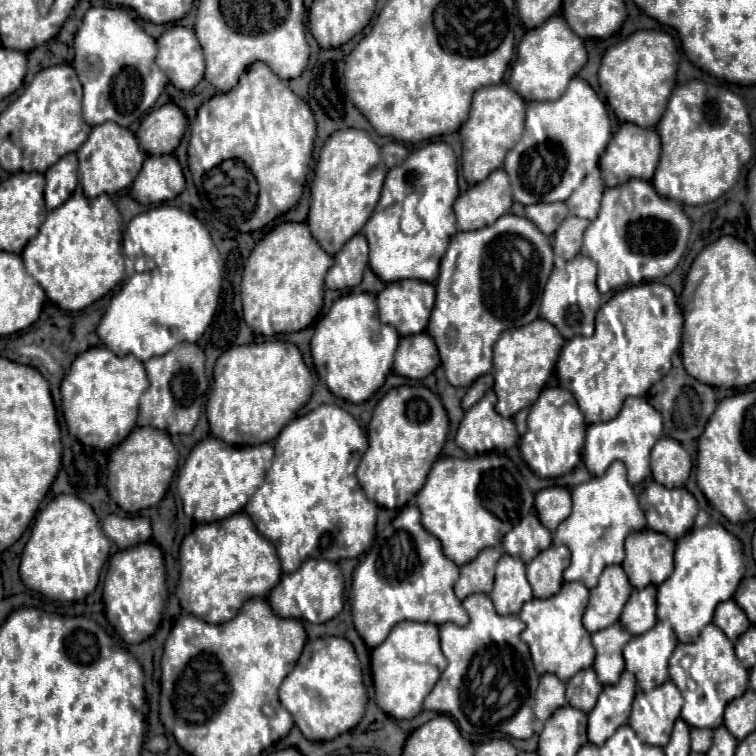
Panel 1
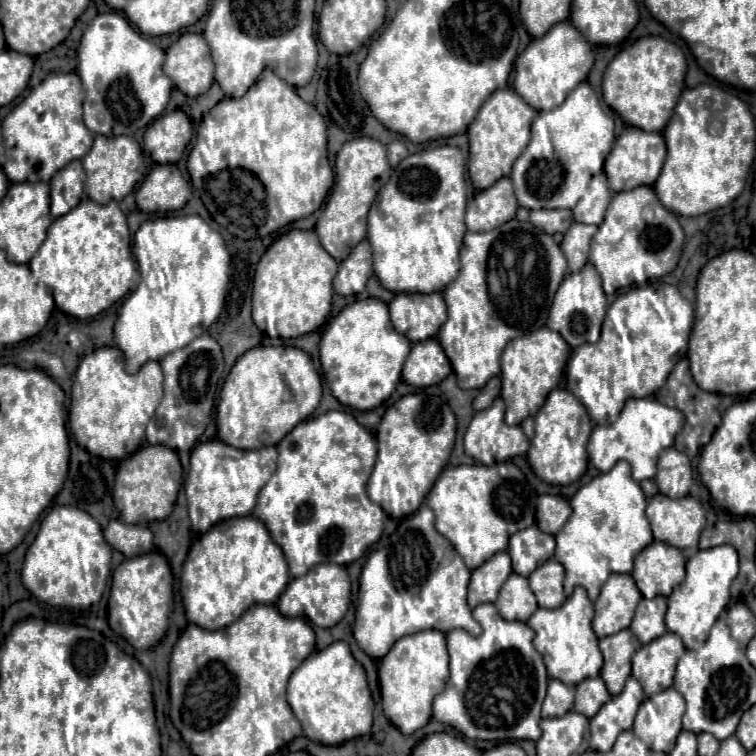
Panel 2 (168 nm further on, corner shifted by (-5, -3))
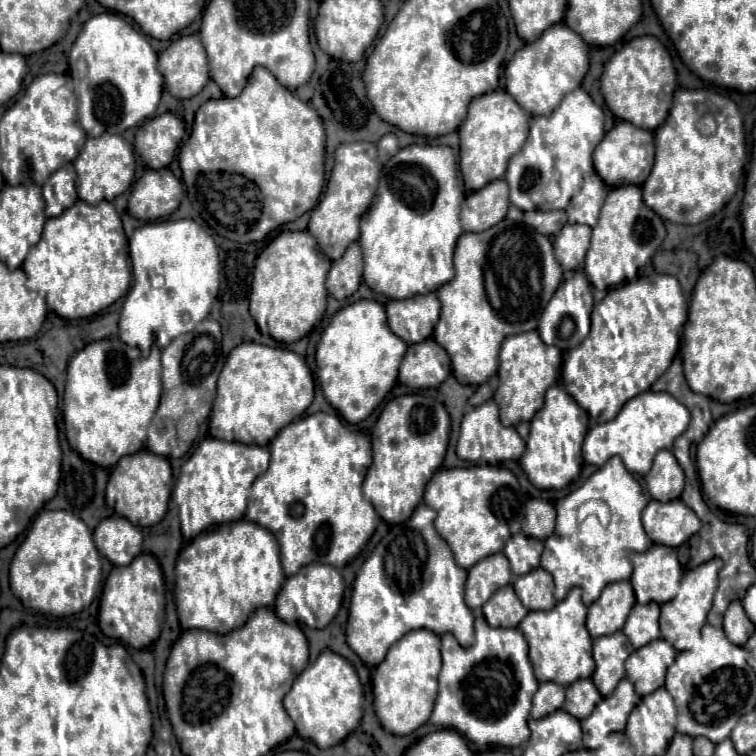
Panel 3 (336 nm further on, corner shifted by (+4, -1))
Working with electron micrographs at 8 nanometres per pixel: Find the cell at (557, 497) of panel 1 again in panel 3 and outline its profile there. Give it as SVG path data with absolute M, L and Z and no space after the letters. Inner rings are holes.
M532 498L526 502L526 518L524 518L524 528L522 532L532 536L532 538L548 538L556 526L556 510L550 502Z

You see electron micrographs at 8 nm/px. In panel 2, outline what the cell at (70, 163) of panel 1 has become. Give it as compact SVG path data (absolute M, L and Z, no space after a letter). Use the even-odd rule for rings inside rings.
M79 160L71 162L63 170L59 170L51 182L51 214L53 218L67 214L75 208L83 198L85 188L85 170Z

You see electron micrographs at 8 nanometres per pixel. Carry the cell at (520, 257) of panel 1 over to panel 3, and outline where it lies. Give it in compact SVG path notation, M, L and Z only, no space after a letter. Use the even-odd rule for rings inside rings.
M502 220L484 232L462 234L458 238L454 250L454 270L456 276L438 288L442 312L434 328L434 340L448 352L452 372L460 384L484 384L498 370L502 340L510 334L520 334L538 326L544 306L562 282L562 268L554 260L552 244L544 234L538 234L522 222Z

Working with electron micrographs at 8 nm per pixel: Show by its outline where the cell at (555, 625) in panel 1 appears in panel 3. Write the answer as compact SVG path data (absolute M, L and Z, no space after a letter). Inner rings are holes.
M572 588L568 596L546 612L528 612L520 622L520 630L530 646L530 660L538 682L556 682L568 686L580 678L590 678L594 670L592 662L592 638L586 630L586 606L580 600L580 588Z

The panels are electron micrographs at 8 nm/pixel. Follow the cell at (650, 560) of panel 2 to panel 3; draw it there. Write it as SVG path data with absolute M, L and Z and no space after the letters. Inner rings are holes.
M654 544L646 552L632 556L634 572L630 584L636 592L638 602L664 604L676 596L682 566L676 558L676 550Z

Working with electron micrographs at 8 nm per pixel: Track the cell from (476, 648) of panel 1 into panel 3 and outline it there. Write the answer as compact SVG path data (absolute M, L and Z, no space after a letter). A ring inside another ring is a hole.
M476 610L476 640L472 646L462 648L450 634L442 636L442 670L438 674L438 696L434 700L434 710L430 722L436 726L452 728L466 736L470 742L484 746L504 746L514 748L528 740L528 716L532 706L532 696L538 690L538 680L532 672L528 658L528 644L518 628L492 628L480 610Z

